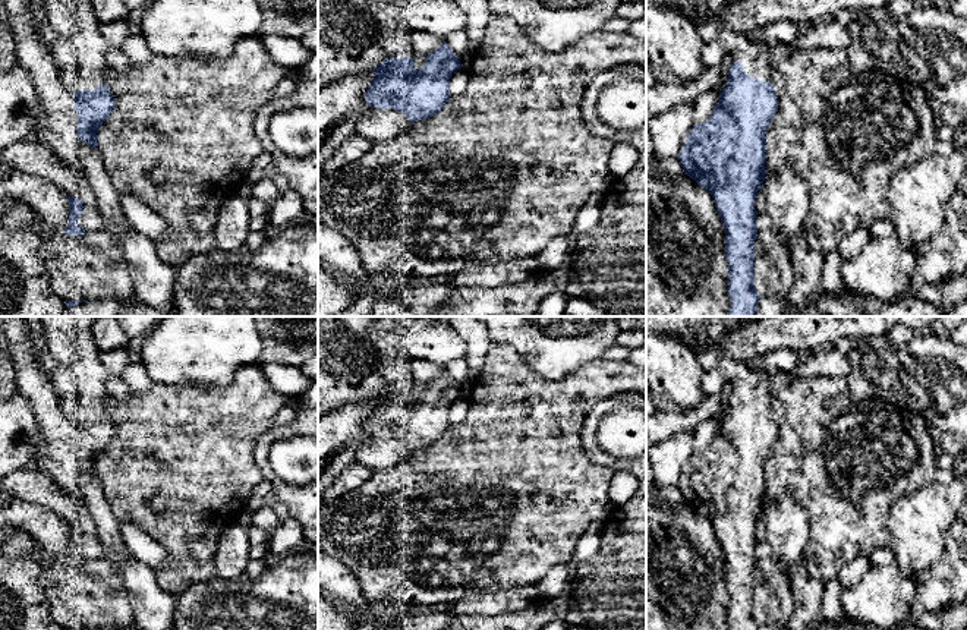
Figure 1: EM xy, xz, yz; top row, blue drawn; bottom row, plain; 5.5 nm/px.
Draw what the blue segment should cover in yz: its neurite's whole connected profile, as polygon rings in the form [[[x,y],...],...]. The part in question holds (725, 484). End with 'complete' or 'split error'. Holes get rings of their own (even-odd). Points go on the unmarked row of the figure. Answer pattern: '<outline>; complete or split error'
[[[722,357],[719,372],[733,384],[728,409],[709,447],[693,453],[677,488],[683,501],[706,517],[715,530],[725,561],[730,630],[759,630],[753,615],[753,582],[756,568],[756,522],[765,507],[765,462],[777,441],[778,428],[772,416],[772,372],[756,366],[757,357],[734,360]]]; split error

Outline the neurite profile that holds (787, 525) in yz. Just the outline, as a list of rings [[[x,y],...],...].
[[[790,497],[766,501],[763,507],[766,541],[772,546],[772,560],[791,577],[793,567],[806,552],[810,538],[807,513]]]

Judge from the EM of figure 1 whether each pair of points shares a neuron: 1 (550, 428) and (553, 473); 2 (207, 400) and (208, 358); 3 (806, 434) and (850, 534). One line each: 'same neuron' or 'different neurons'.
1: same neuron
2: different neurons
3: same neuron

